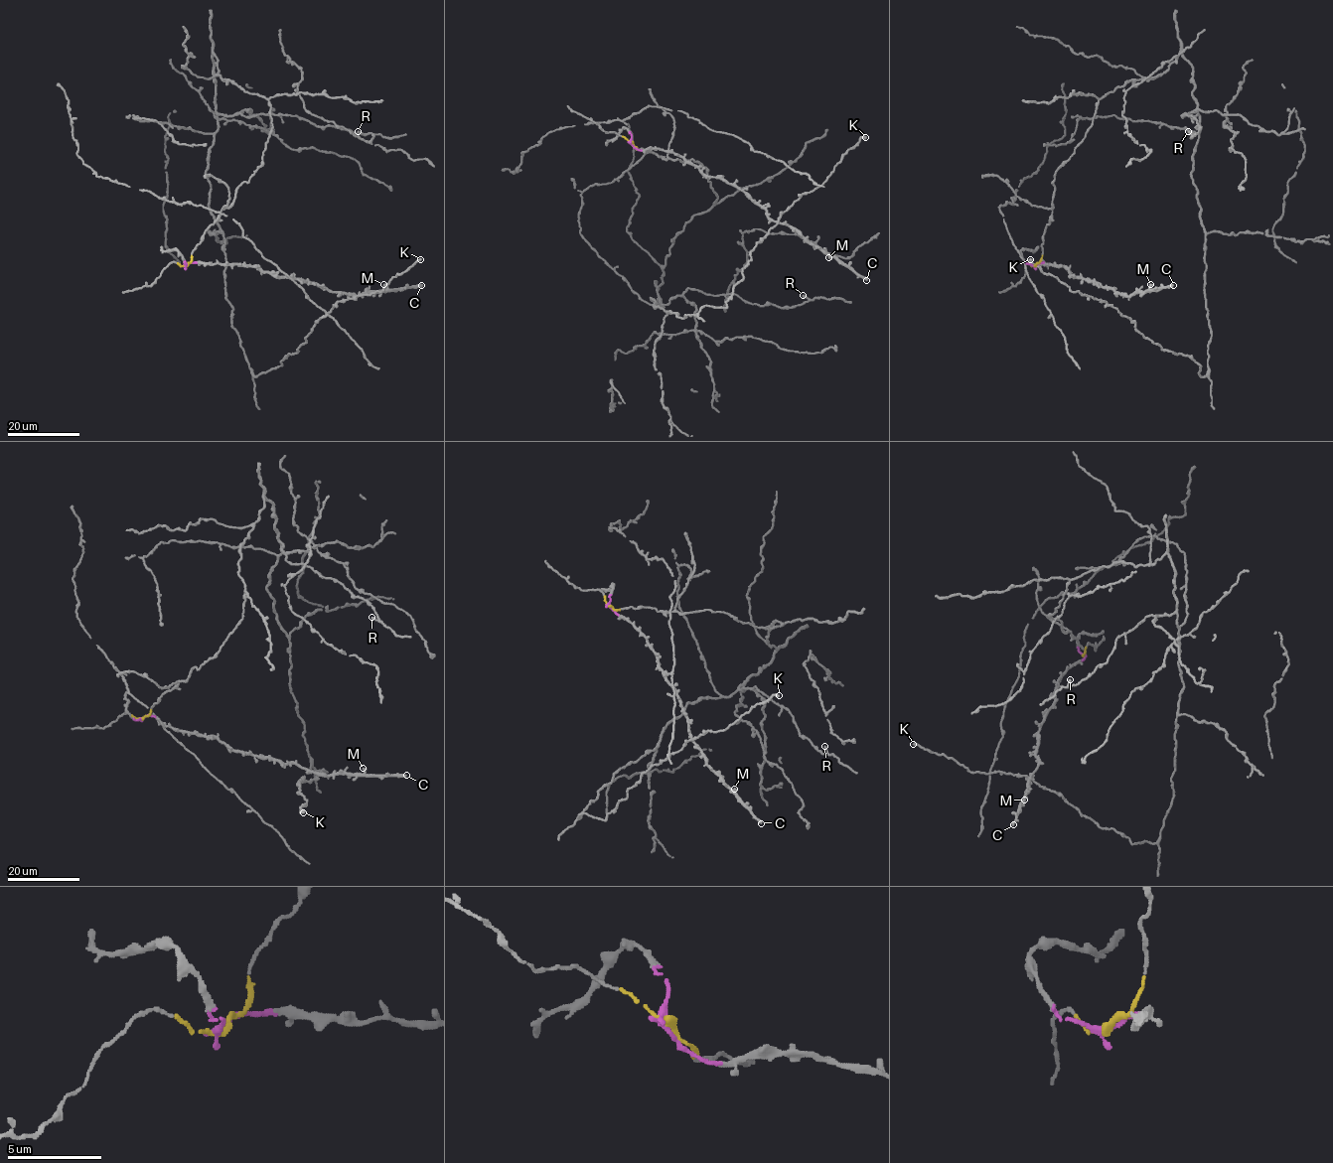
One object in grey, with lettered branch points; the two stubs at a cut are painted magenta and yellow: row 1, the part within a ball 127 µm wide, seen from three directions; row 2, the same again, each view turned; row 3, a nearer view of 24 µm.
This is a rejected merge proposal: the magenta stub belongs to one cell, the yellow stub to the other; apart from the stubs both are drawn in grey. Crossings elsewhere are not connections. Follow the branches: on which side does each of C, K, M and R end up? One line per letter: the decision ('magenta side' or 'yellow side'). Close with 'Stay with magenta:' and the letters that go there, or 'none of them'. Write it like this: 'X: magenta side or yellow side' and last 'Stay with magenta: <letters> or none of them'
C: magenta side
K: yellow side
M: magenta side
R: yellow side
Stay with magenta: C, M

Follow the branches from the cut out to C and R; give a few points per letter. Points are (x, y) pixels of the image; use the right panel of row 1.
C: (1036, 264), (1064, 265), (1073, 276), (1094, 281), (1127, 296), (1173, 285)
R: (1036, 264), (1056, 171), (1104, 95), (1180, 54), (1198, 113), (1181, 115), (1200, 127), (1188, 131)

